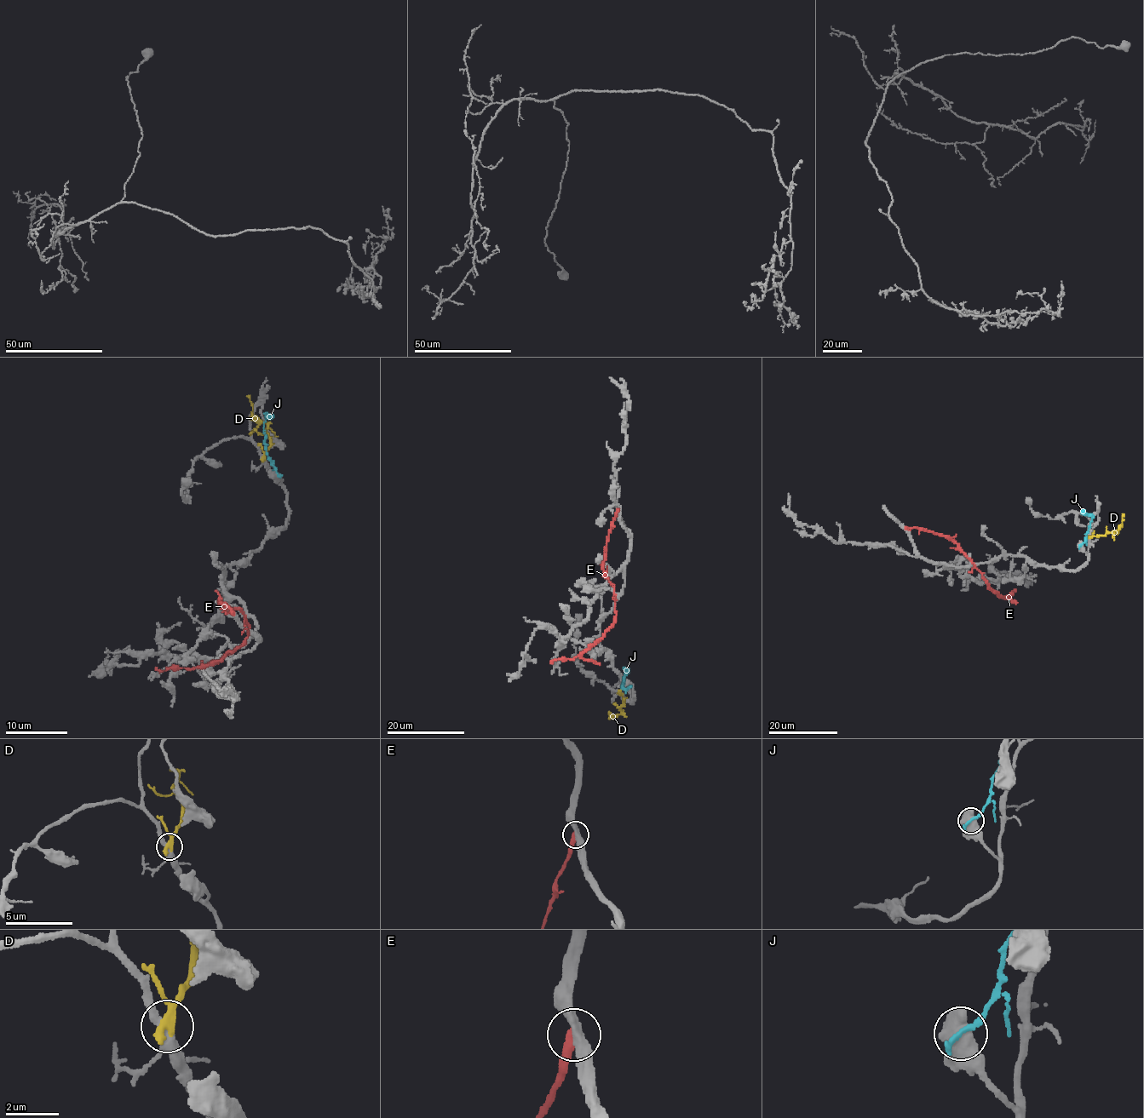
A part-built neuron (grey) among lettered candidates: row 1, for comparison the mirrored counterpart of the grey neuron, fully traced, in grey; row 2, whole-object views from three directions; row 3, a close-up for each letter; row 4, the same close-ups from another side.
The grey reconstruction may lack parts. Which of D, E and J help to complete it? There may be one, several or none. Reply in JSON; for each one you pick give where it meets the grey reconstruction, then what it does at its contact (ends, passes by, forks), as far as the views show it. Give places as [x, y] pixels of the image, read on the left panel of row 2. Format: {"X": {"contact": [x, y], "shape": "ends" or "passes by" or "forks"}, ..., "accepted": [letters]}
{"accepted": []}

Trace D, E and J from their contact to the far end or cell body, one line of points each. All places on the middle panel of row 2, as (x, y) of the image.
D: (620, 693), (623, 700), (620, 713), (611, 716), (608, 712)
E: (617, 509), (602, 565), (614, 587), (615, 622), (600, 638), (573, 658), (554, 658), (551, 662)
J: (629, 687), (624, 690), (622, 687), (625, 673), (623, 667)

